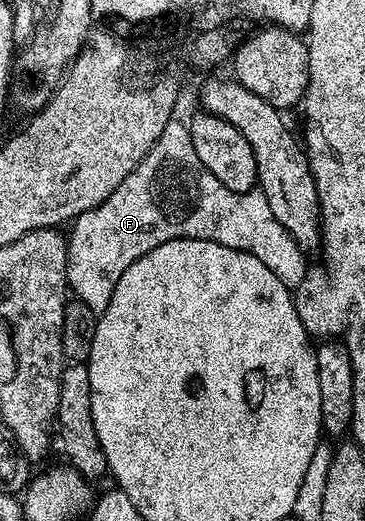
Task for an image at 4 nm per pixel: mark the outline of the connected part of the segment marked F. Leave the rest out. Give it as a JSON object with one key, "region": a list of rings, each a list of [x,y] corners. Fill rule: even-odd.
{"region":[[[180,120],[169,122],[135,172],[115,188],[107,201],[74,218],[71,229],[67,234],[69,259],[65,281],[72,297],[99,316],[111,304],[111,292],[115,292],[119,276],[139,256],[151,252],[151,248],[159,248],[159,244],[167,244],[167,240],[198,238],[242,250],[263,260],[290,288],[303,284],[307,273],[306,251],[295,244],[287,228],[271,214],[267,196],[257,188],[245,194],[223,188],[203,168],[203,160],[199,160],[195,144],[191,144],[189,127]]]}

